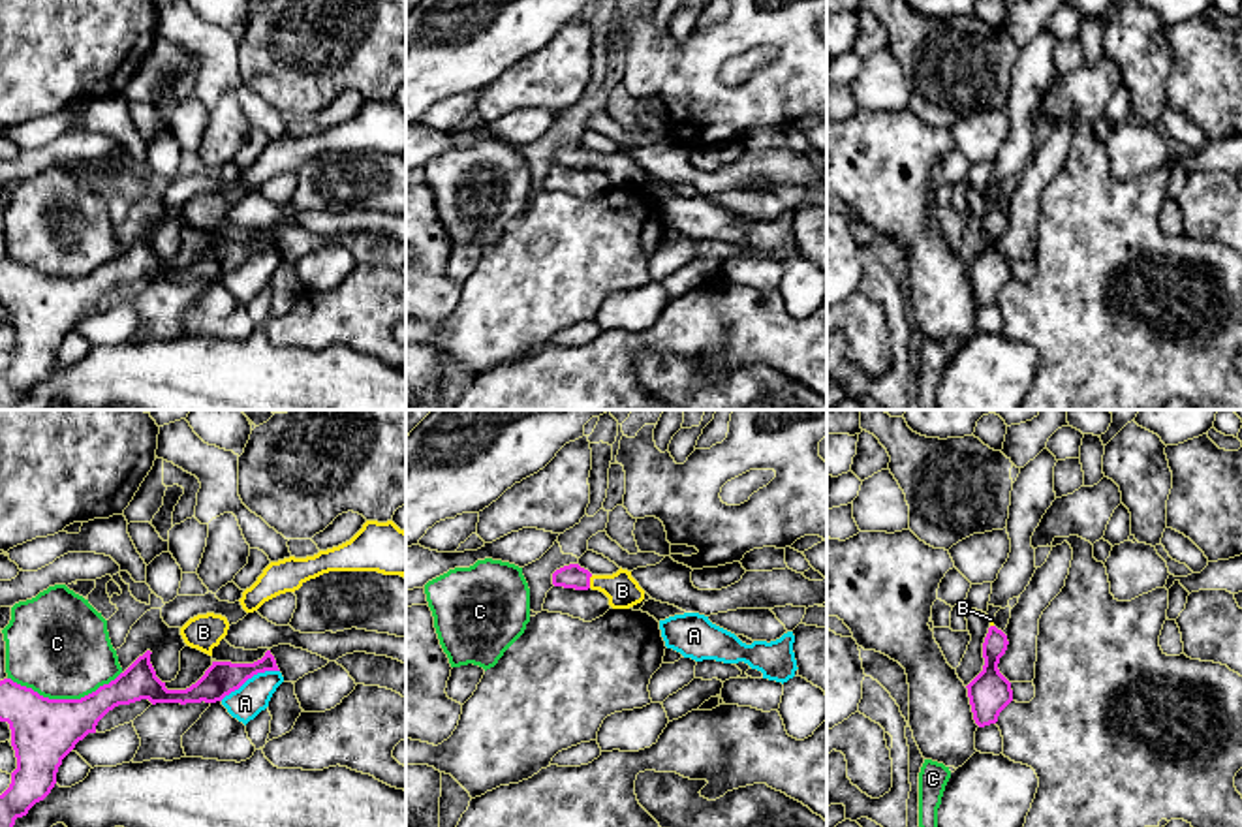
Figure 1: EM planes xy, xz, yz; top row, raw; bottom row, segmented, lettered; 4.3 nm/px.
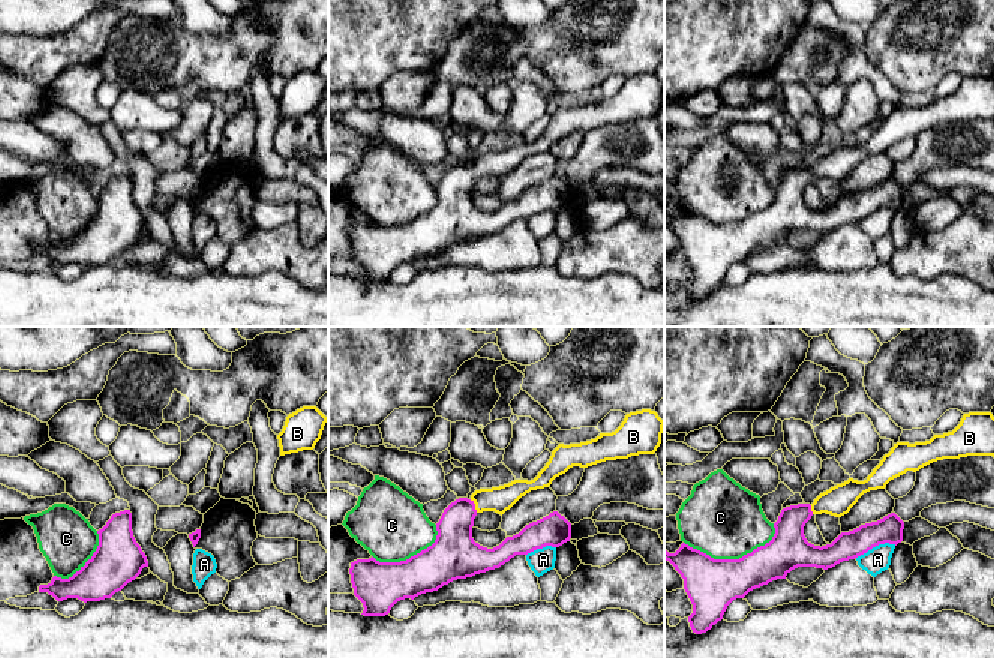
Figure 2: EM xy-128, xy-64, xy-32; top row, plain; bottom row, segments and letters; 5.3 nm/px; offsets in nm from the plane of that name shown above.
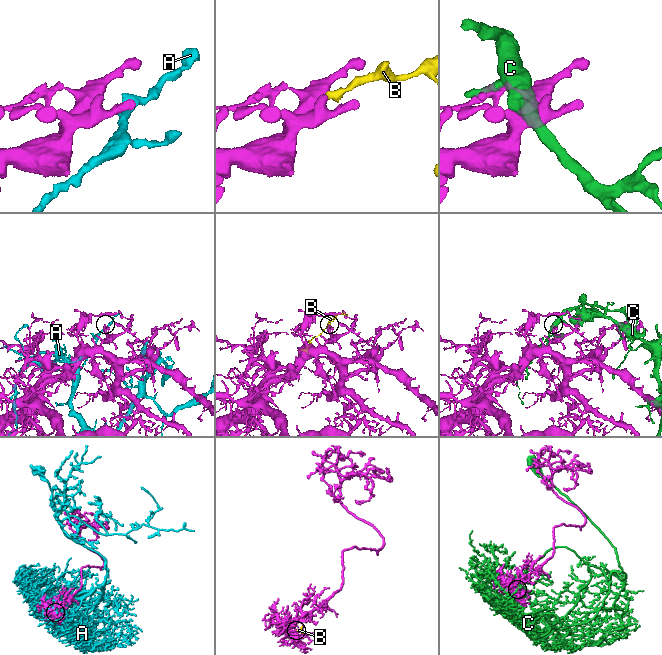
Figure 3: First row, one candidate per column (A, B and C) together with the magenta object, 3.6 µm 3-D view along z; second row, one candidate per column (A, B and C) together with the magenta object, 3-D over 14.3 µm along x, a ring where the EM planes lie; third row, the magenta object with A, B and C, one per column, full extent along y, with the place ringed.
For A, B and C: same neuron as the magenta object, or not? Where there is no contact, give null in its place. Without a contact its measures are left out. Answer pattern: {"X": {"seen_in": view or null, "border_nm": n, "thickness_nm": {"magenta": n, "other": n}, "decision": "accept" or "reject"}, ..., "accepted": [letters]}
{"A": {"seen_in": "xy", "border_nm": 280, "thickness_nm": {"magenta": 150, "other": 140}, "decision": "reject"}, "B": {"seen_in": "xz", "border_nm": 60, "thickness_nm": {"magenta": 100, "other": 140}, "decision": "accept"}, "C": {"seen_in": "xy", "border_nm": 480, "thickness_nm": {"magenta": 280, "other": 440}, "decision": "reject"}, "accepted": ["B"]}

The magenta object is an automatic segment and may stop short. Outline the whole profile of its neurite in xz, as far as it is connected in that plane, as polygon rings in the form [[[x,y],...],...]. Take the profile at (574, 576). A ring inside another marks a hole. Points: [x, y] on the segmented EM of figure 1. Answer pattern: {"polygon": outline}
{"polygon": [[[569,564],[552,573],[552,585],[575,590],[599,590],[609,598],[613,609],[629,609],[644,600],[644,590],[631,571],[618,570],[613,575],[592,575],[579,564]]]}

